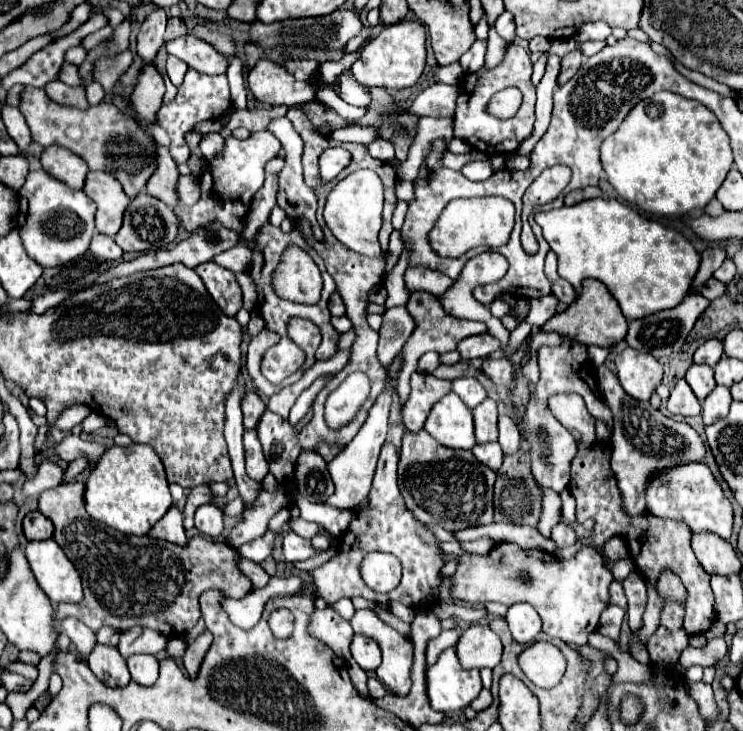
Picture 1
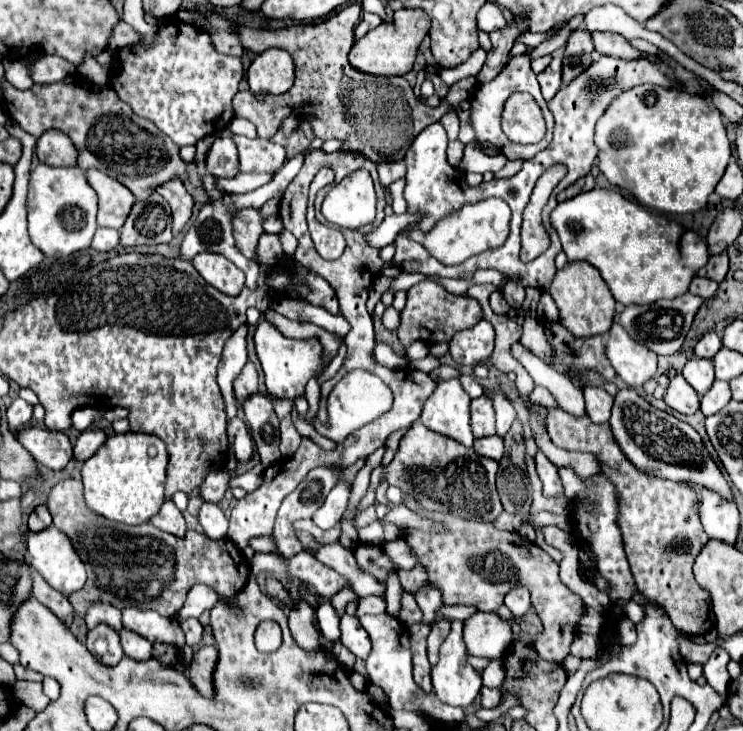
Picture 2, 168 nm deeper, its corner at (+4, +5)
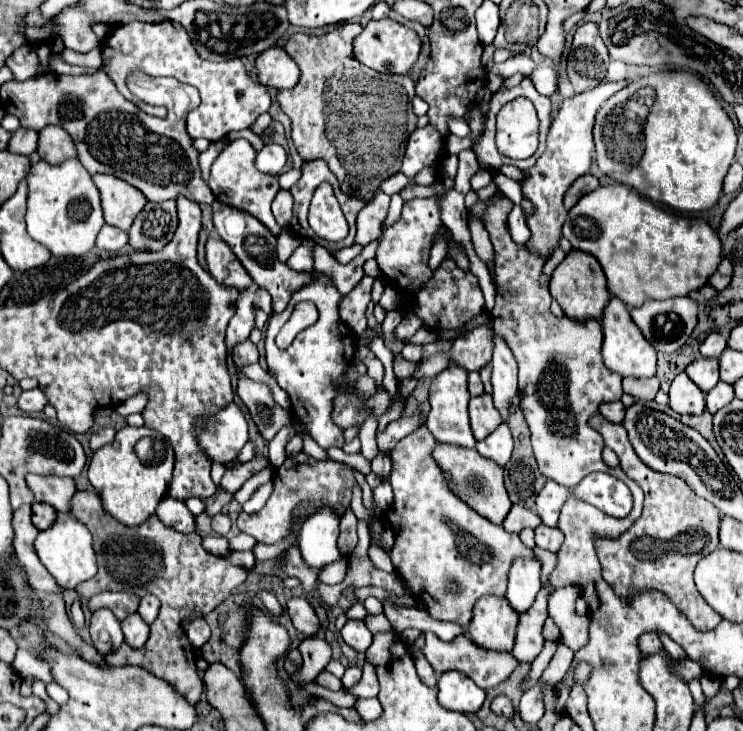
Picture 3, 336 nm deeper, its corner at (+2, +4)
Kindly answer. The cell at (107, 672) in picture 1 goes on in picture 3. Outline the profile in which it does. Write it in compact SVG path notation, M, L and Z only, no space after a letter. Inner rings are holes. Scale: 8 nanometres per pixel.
M98 609L92 613L90 635L92 635L92 645L98 649L100 655L116 651L124 641L120 621L108 609Z

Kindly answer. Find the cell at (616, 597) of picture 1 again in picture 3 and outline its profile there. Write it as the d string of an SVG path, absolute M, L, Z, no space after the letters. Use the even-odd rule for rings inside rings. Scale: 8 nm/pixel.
M660 635L660 639L662 639L662 643L664 643L664 649L676 659L676 661L682 661L683 659L686 658L686 653L684 653L684 649L678 645L678 643L674 643L668 635Z

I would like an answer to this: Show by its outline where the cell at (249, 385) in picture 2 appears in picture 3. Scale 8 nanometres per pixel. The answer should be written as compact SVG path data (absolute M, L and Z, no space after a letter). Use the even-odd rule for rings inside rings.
M246 339L244 343L238 343L238 345L234 347L232 359L234 359L236 367L246 365L246 363L256 363L256 361L258 361L258 349L256 349L256 345L254 345L250 339Z

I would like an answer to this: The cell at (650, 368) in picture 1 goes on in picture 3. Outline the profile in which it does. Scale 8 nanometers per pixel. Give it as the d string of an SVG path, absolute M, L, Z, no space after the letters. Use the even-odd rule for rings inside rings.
M614 295L610 297L608 305L602 311L602 331L604 331L604 347L602 347L602 357L608 369L620 373L622 377L652 377L656 373L656 351L652 345L648 345L648 341L644 339L644 335L640 335L640 329L636 327L636 323L632 323L628 307L616 299Z

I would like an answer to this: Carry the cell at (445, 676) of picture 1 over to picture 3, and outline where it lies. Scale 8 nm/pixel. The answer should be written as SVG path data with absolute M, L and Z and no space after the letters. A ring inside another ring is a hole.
M448 671L438 679L438 701L452 711L476 713L482 707L484 697L484 689L460 671Z

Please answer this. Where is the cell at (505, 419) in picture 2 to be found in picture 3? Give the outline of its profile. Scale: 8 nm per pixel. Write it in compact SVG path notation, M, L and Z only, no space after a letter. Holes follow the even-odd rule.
M494 333L494 349L492 349L492 385L494 385L494 403L502 413L502 419L508 419L510 397L518 391L518 377L516 377L516 359L506 345L506 341Z

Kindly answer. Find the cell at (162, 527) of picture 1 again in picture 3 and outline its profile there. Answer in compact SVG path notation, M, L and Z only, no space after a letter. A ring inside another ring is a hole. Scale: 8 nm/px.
M164 497L156 509L156 515L160 521L164 521L168 527L174 527L180 533L192 533L196 529L194 515L186 507L184 501L176 501L172 497Z

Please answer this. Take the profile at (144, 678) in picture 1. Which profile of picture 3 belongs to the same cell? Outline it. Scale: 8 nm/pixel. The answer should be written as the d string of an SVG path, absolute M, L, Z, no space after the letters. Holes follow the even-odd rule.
M132 613L128 615L124 621L122 621L122 631L124 631L124 637L126 637L126 643L134 649L140 649L144 647L144 643L148 641L148 625L140 619L138 613Z

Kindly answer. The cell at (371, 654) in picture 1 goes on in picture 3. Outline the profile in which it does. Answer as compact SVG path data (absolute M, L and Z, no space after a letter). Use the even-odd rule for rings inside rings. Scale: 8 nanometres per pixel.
M350 619L340 633L342 633L342 639L344 639L352 649L356 649L356 651L360 651L360 653L364 653L364 651L372 645L372 633L368 631L368 627L366 627L364 621L354 621L354 619Z

